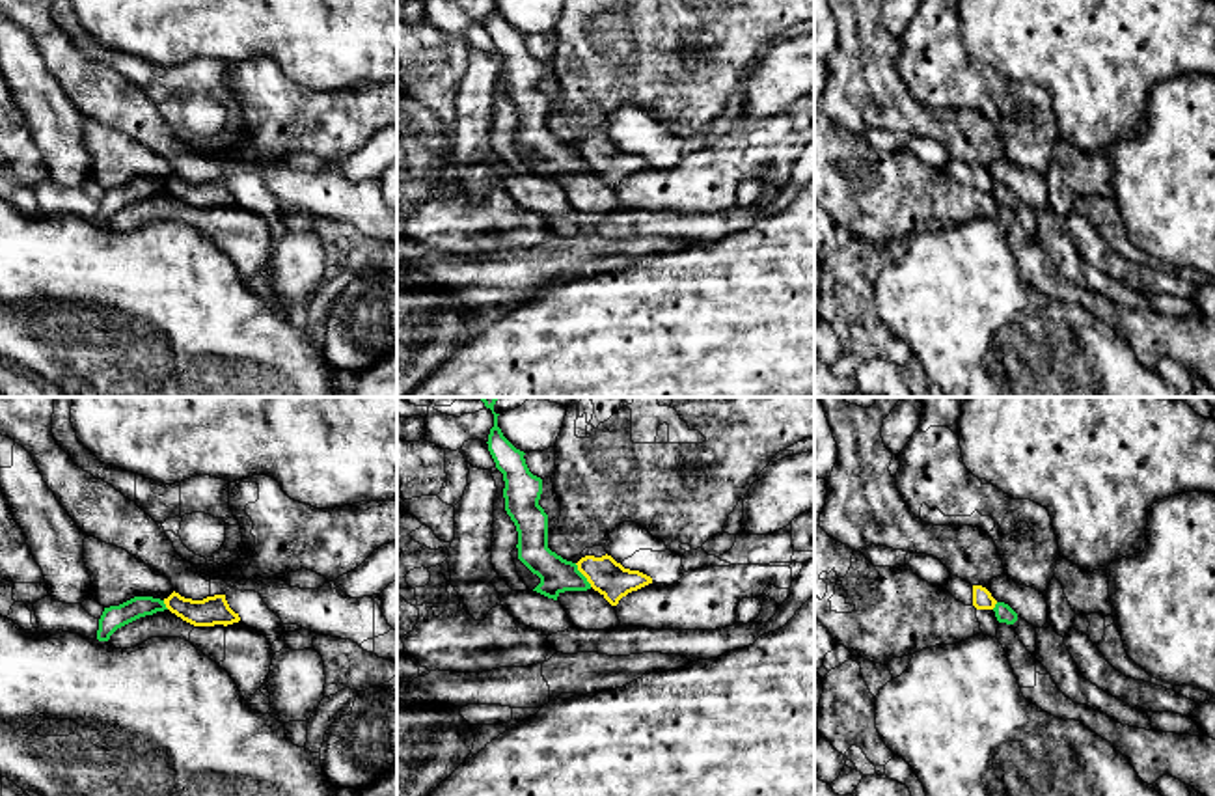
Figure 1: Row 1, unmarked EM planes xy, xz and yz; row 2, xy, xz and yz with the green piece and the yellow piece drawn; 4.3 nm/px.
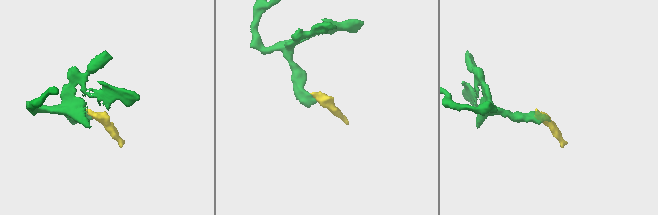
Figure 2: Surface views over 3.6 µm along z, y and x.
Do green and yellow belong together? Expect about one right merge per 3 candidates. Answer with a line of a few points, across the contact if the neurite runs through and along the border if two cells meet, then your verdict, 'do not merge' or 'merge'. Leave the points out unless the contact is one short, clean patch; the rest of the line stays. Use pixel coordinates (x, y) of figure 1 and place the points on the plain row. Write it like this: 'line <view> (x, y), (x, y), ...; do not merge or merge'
line xz (574, 146), (591, 168); do not merge

